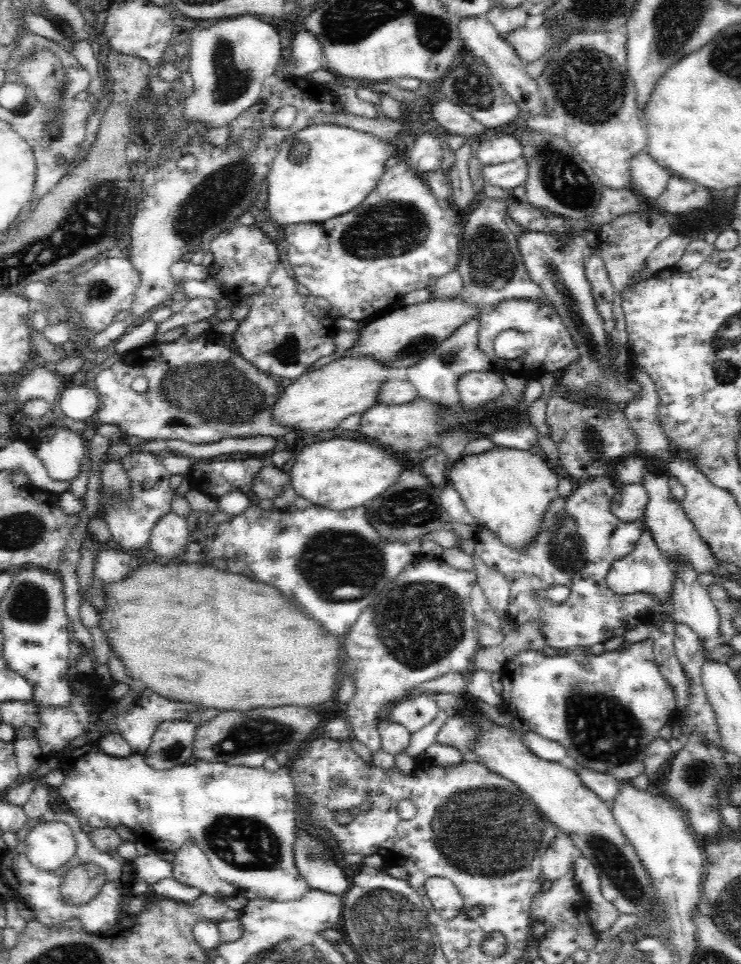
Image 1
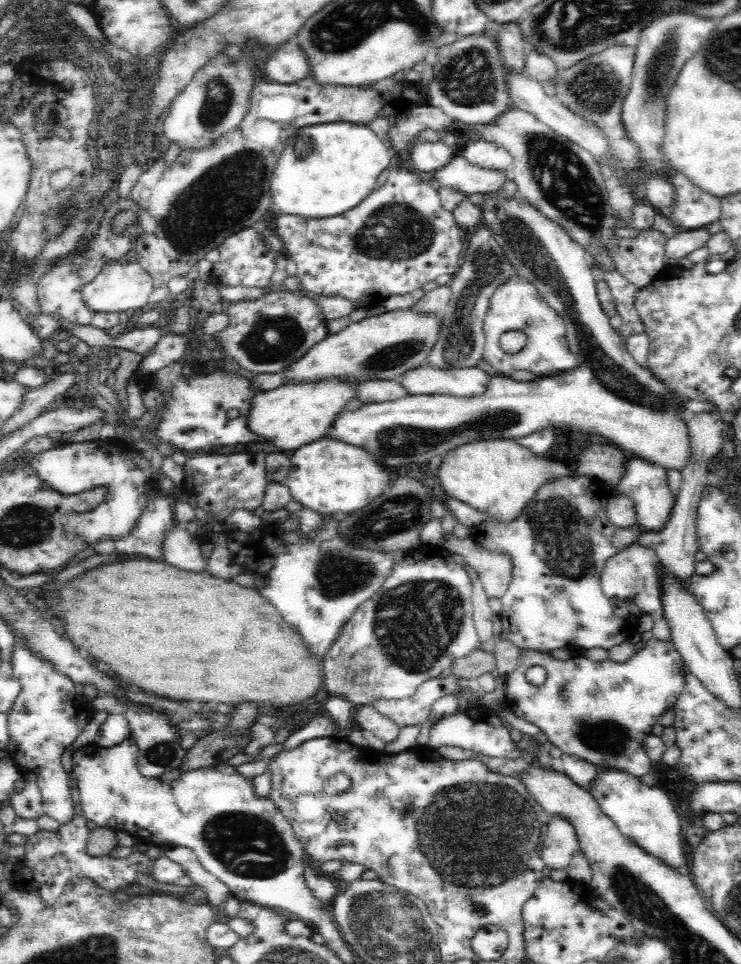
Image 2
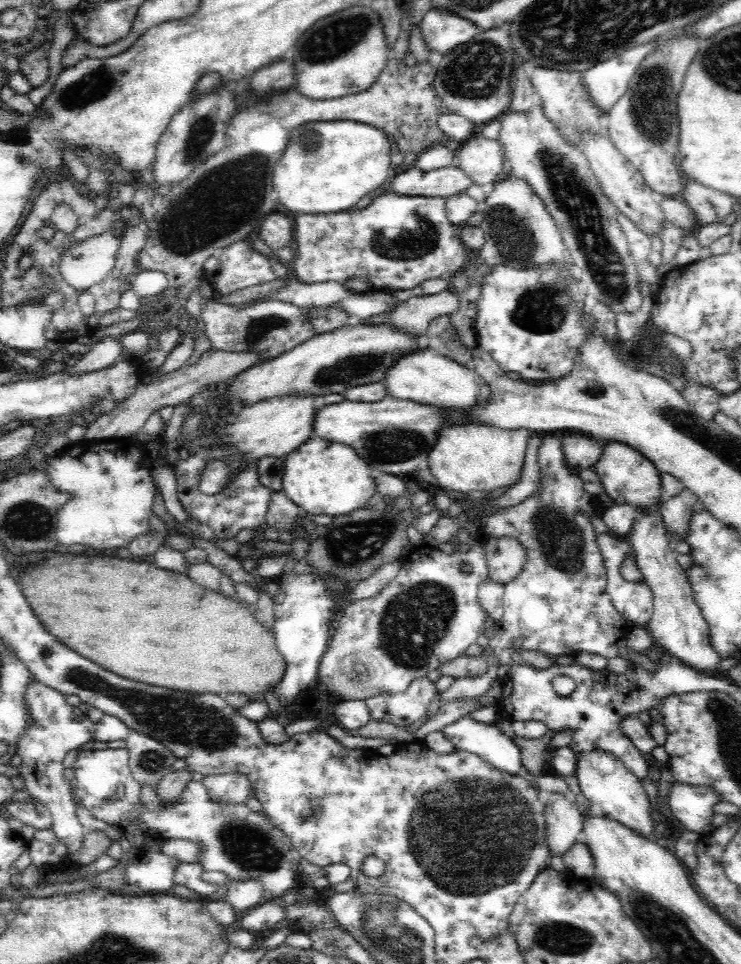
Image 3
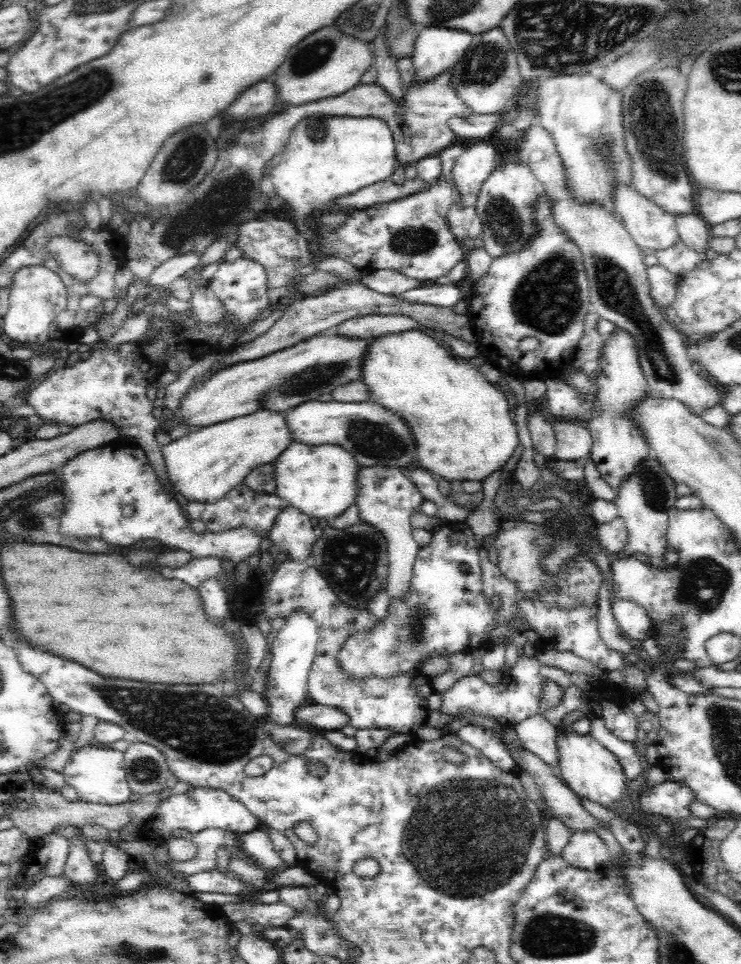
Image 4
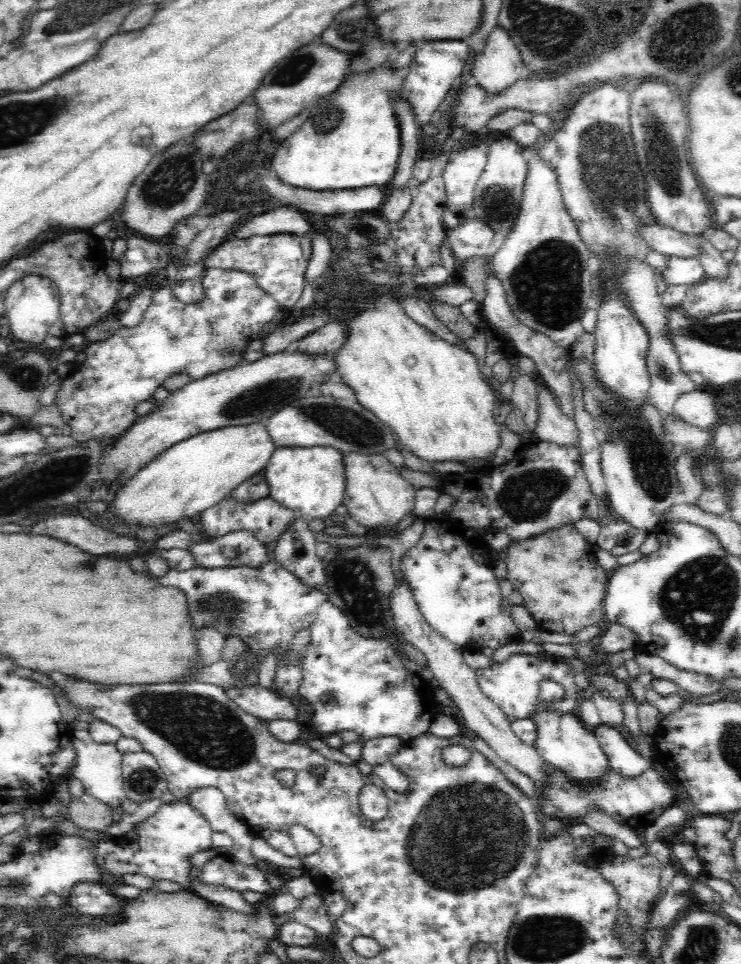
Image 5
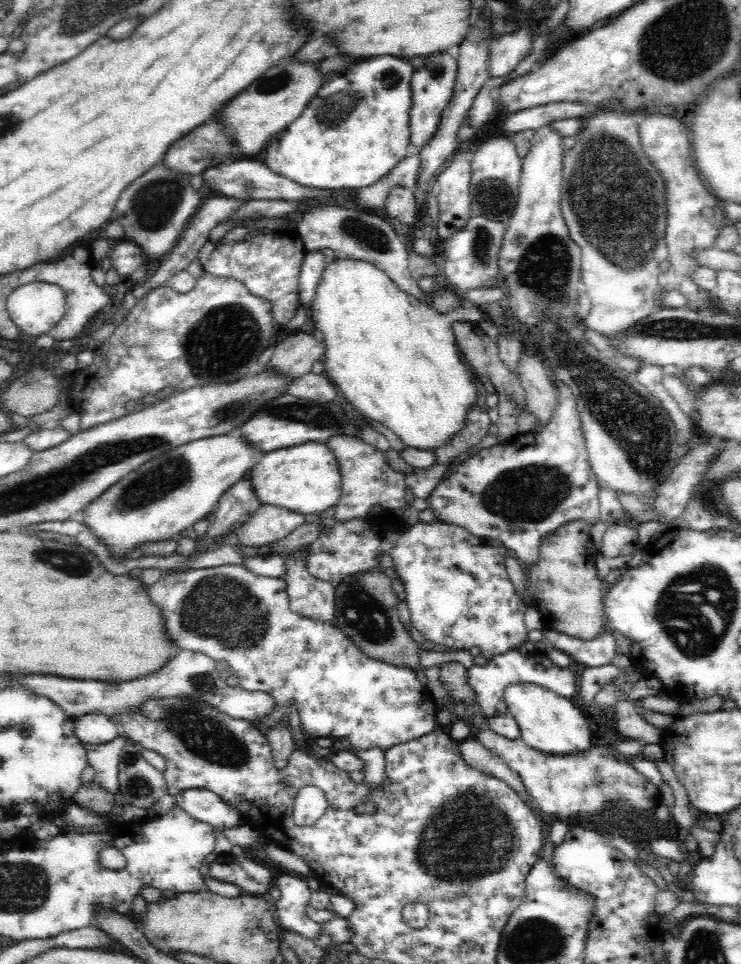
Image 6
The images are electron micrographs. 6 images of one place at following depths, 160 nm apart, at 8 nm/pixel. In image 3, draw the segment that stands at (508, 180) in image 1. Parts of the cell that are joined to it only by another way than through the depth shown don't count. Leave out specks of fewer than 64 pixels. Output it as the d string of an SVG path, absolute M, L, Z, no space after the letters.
M452 165L424 172L416 166L387 180L382 190L392 191L402 196L423 196L426 198L451 197L464 193L472 184L470 177L462 169Z

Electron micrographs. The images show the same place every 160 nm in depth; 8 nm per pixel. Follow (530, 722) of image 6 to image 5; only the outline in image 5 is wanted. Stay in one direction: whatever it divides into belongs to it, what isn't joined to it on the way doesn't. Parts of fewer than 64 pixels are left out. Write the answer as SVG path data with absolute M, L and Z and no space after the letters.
M539 707L530 714L530 719L536 725L533 747L548 765L561 770L572 782L596 782L602 774L606 774L609 768L607 756L602 752L595 733L581 723L576 712Z

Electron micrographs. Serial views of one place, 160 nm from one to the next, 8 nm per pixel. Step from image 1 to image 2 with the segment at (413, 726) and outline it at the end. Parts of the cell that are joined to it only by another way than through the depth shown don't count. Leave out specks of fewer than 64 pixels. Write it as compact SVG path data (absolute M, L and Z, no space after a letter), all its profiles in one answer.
M457 677L430 678L421 682L412 697L402 700L374 700L372 706L382 715L395 722L400 728L422 724L426 728L426 720L431 714L431 706L442 696L458 693L461 687L456 683Z

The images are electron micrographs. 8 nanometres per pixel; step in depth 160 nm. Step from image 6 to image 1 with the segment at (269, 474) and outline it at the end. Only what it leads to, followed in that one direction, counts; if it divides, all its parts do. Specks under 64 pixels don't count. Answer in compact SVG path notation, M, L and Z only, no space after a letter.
M332 438L306 445L292 459L287 471L290 474L290 486L296 496L316 506L343 511L364 506L368 500L382 494L388 486L399 480L403 467L374 444Z

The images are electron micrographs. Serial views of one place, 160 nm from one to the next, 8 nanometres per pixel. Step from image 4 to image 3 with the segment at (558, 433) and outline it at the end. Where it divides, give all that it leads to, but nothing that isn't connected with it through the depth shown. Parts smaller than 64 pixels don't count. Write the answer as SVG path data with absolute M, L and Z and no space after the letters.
M581 434L564 436L561 448L568 468L577 474L584 468L594 467L602 455L603 444L602 440Z

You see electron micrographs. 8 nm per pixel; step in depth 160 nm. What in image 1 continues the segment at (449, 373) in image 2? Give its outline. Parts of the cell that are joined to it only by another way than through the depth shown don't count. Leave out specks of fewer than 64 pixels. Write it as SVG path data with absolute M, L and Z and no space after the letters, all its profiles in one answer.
M492 370L470 371L462 374L456 380L456 390L464 407L476 409L488 402L494 402L494 398L502 396L506 388L501 372Z

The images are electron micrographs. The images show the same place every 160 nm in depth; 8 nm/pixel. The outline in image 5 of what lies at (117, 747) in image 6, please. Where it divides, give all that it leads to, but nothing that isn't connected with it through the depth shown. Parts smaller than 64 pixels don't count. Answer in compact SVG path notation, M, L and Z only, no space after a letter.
M74 728L72 734L77 761L72 769L71 777L78 778L80 782L83 782L86 794L91 794L96 800L118 809L122 800L127 797L123 789L121 773L122 753L116 749L116 744L94 742L86 729Z

